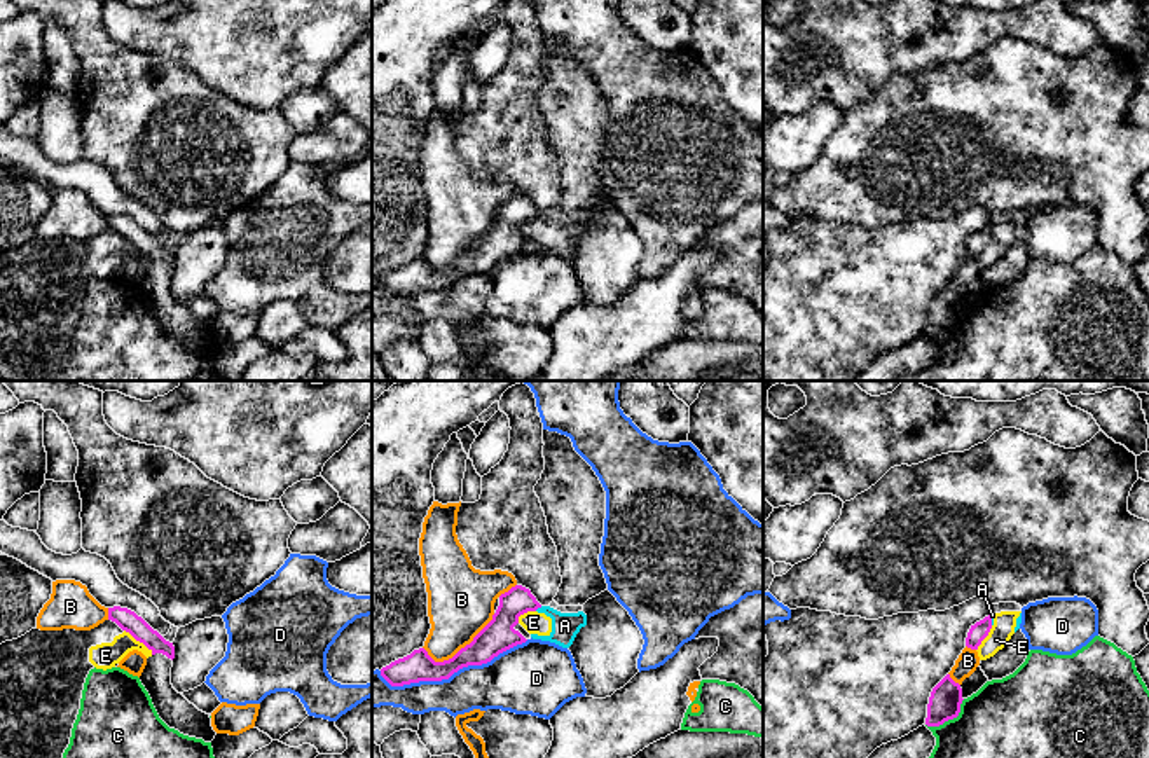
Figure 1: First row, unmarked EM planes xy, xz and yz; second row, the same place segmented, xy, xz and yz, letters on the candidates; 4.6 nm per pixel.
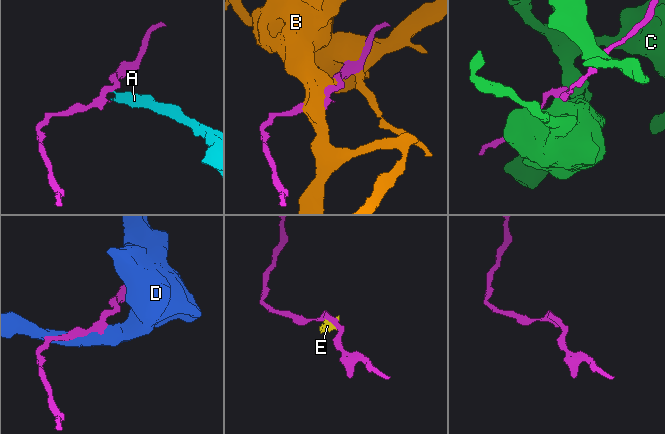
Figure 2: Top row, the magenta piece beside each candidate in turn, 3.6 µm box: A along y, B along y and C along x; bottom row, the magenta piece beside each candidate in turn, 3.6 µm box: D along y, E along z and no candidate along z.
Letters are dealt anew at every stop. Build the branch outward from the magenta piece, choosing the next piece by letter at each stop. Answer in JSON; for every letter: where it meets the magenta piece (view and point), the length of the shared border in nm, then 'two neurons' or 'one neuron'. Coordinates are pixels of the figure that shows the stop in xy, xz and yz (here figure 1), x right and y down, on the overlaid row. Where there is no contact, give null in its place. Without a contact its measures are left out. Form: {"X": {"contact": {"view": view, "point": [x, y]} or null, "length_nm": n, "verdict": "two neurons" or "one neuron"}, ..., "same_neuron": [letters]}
{"A": {"contact": {"view": "xz", "point": [538, 606]}, "length_nm": 40, "verdict": "two neurons"}, "B": {"contact": {"view": "xz", "point": [461, 648]}, "length_nm": 380, "verdict": "two neurons"}, "C": {"contact": {"view": "yz", "point": [949, 718]}, "length_nm": 220, "verdict": "two neurons"}, "D": {"contact": {"view": "xz", "point": [453, 673]}, "length_nm": 700, "verdict": "two neurons"}, "E": {"contact": {"view": "xy", "point": [138, 640]}, "length_nm": 180, "verdict": "two neurons"}, "same_neuron": []}

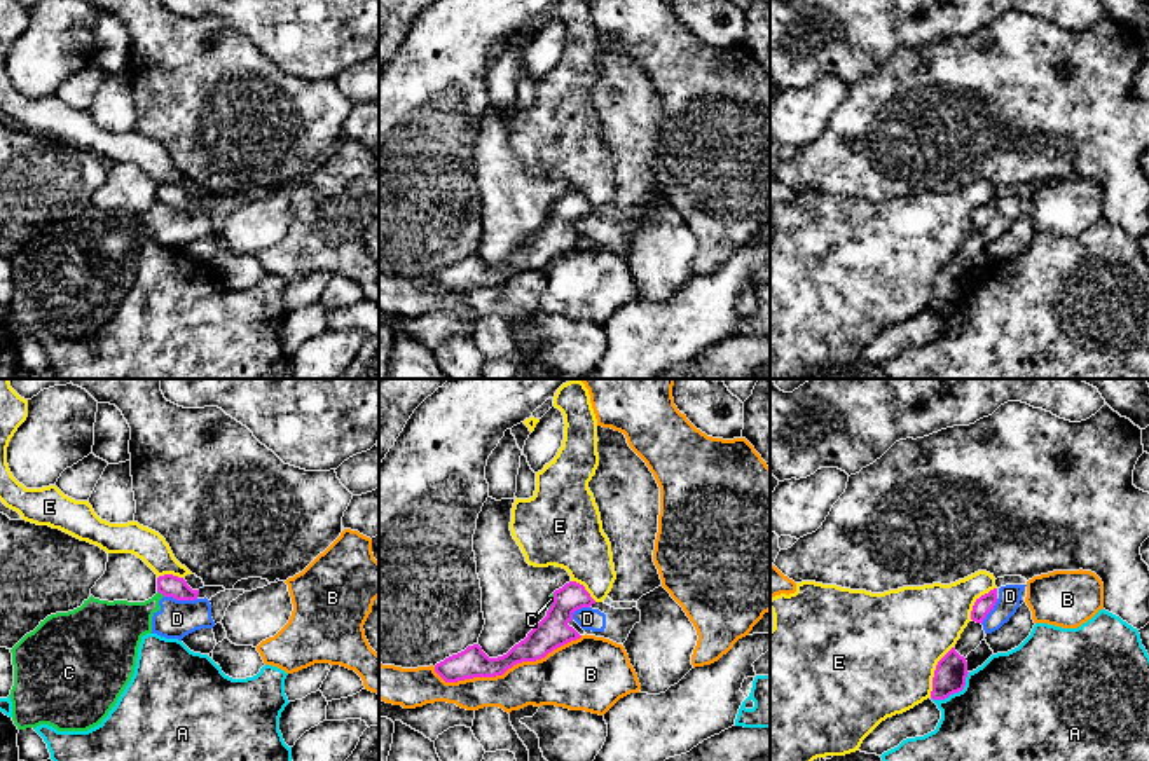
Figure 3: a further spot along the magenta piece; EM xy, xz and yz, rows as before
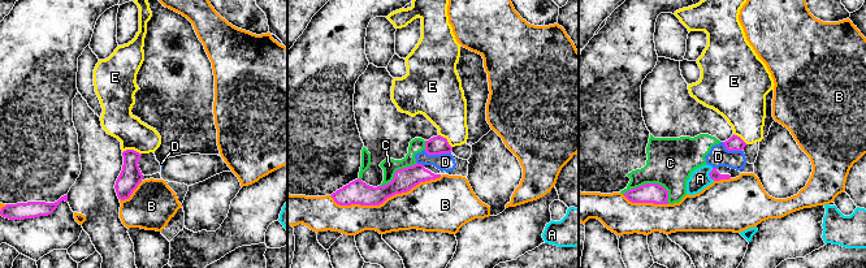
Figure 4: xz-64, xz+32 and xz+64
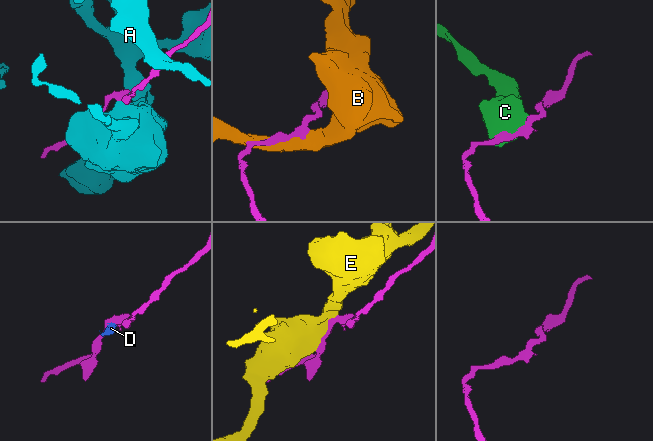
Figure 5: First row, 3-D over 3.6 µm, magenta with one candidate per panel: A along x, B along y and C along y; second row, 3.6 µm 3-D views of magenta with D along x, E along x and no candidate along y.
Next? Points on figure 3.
{"A": {"contact": {"view": "yz", "point": [954, 692]}, "length_nm": 220, "verdict": "two neurons"}, "B": {"contact": {"view": "xz", "point": [507, 669]}, "length_nm": 700, "verdict": "two neurons"}, "C": {"contact": {"view": "xy", "point": [161, 592]}, "length_nm": 50, "verdict": "two neurons"}, "D": {"contact": {"view": "xy", "point": [180, 599]}, "length_nm": 150, "verdict": "two neurons"}, "E": {"contact": {"view": "yz", "point": [935, 672]}, "length_nm": 260, "verdict": "two neurons"}, "same_neuron": []}

